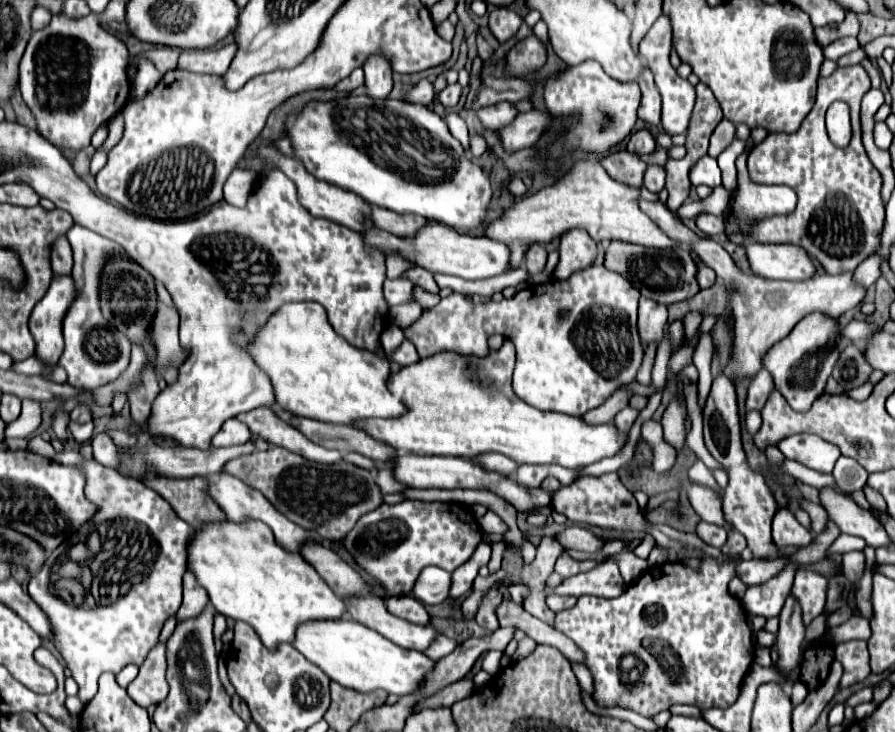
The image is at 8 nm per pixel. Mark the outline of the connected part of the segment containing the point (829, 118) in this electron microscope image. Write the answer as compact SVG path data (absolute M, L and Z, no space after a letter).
M834 101L826 113L826 127L830 141L838 147L846 147L852 137L852 127L850 127L850 111L844 101Z

